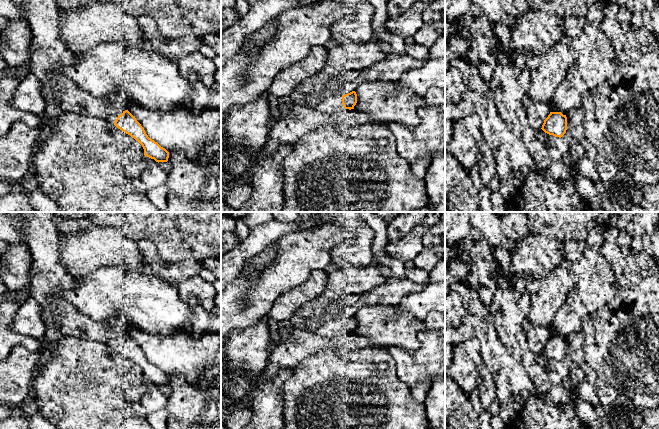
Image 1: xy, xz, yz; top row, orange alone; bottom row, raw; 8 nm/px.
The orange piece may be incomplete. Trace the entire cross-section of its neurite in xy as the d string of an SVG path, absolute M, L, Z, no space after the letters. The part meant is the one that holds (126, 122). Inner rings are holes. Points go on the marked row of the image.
M128 110L123 111L117 117L114 125L138 141L144 149L145 156L154 159L158 163L168 161L169 152L148 137L144 128Z

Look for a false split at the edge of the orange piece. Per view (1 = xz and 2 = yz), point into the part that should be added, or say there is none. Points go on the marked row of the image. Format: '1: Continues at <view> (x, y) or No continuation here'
1: No continuation here
2: No continuation here

